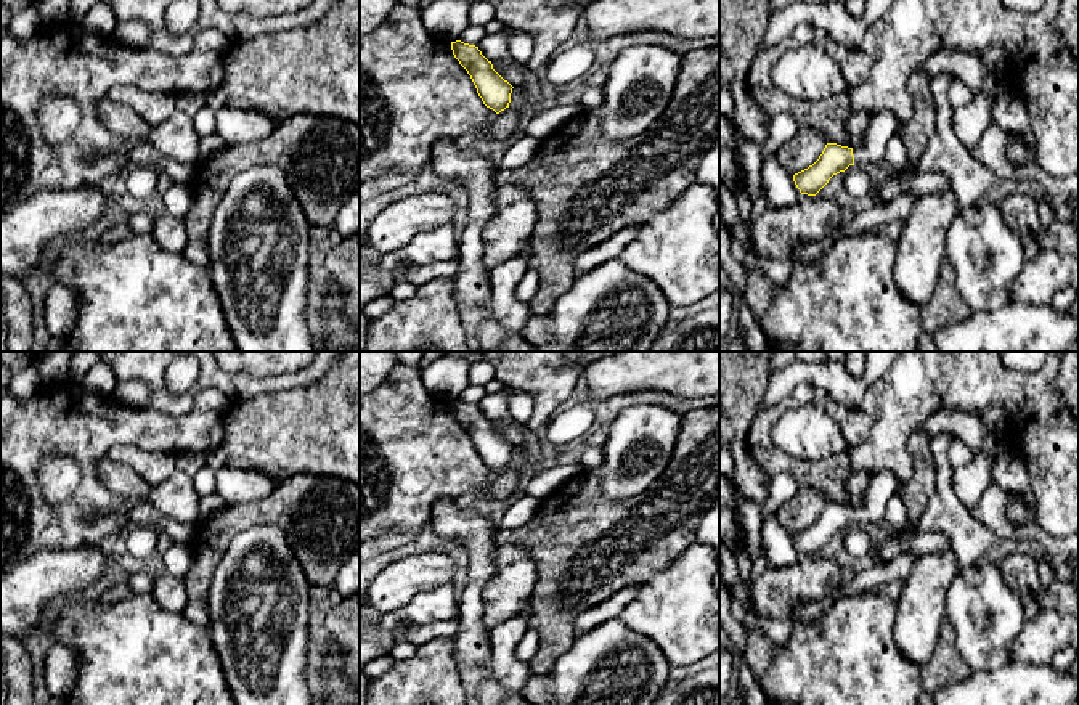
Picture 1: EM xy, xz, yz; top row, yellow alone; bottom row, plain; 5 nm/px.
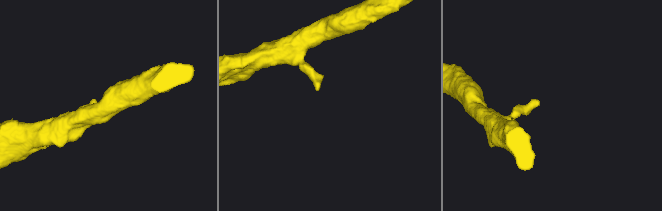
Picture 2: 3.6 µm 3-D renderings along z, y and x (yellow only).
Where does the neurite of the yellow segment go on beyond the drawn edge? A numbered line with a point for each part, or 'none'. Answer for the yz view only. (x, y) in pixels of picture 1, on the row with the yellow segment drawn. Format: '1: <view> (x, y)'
1: yz (883, 126)

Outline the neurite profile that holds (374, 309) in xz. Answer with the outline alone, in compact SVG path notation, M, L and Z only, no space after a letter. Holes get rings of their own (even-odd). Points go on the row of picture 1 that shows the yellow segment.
M384 295L369 300L361 312L373 321L387 313L392 308L392 305L393 299L390 295Z

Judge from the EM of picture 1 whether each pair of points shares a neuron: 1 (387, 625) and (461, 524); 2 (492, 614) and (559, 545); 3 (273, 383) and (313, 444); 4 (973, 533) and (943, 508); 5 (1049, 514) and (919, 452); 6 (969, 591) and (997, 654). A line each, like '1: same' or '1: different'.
1: different
2: different
3: different
4: same
5: different
6: same

